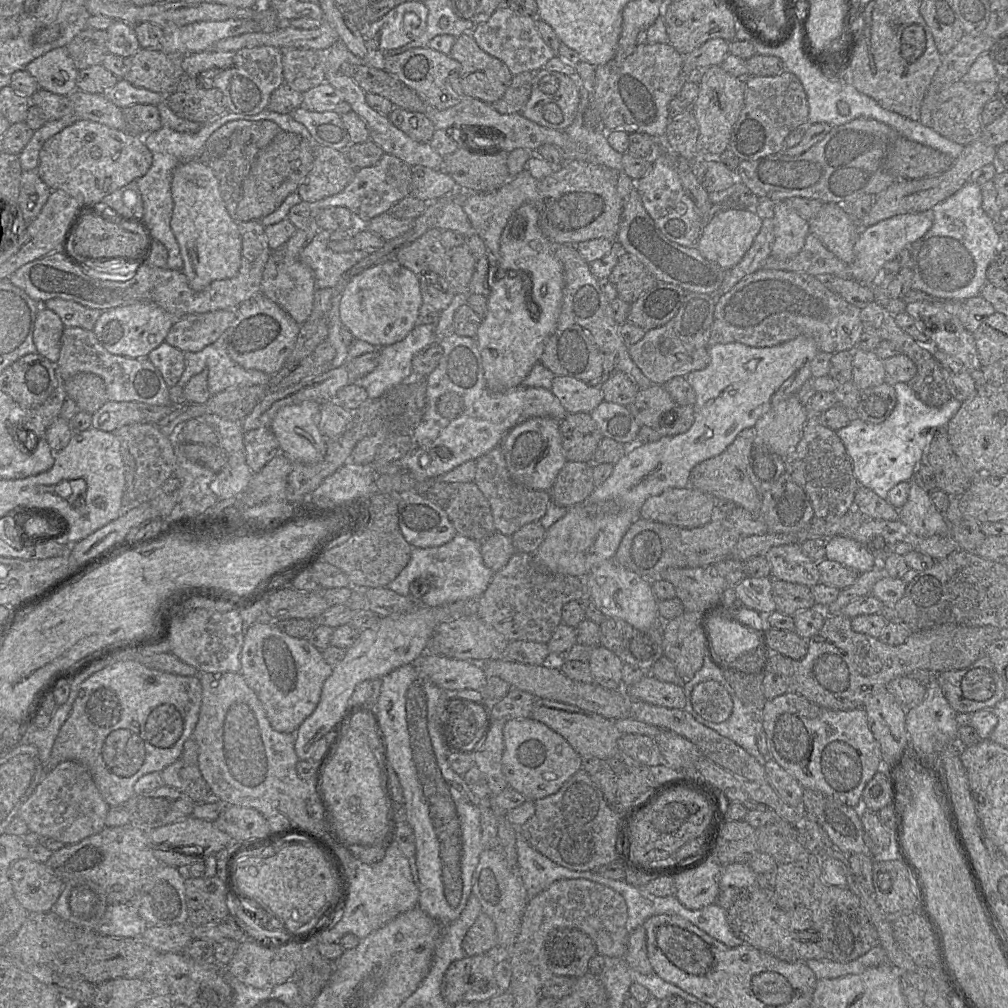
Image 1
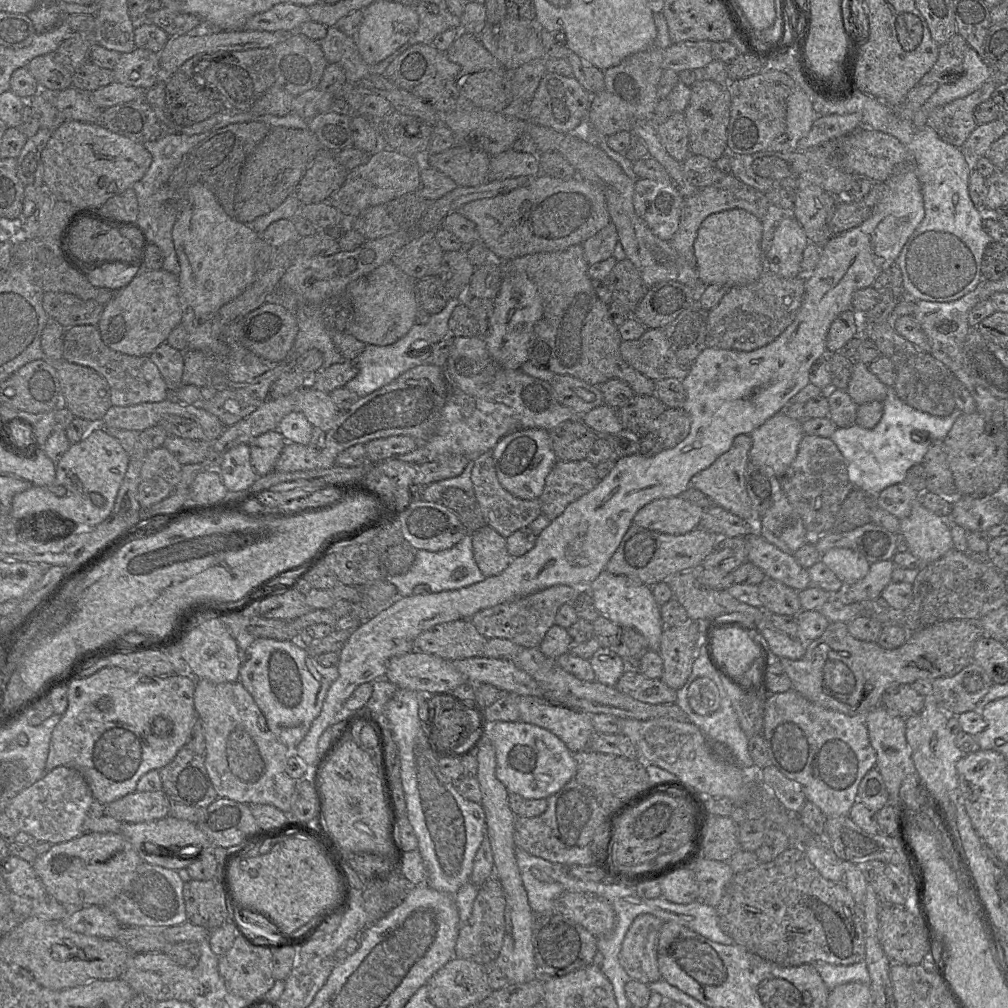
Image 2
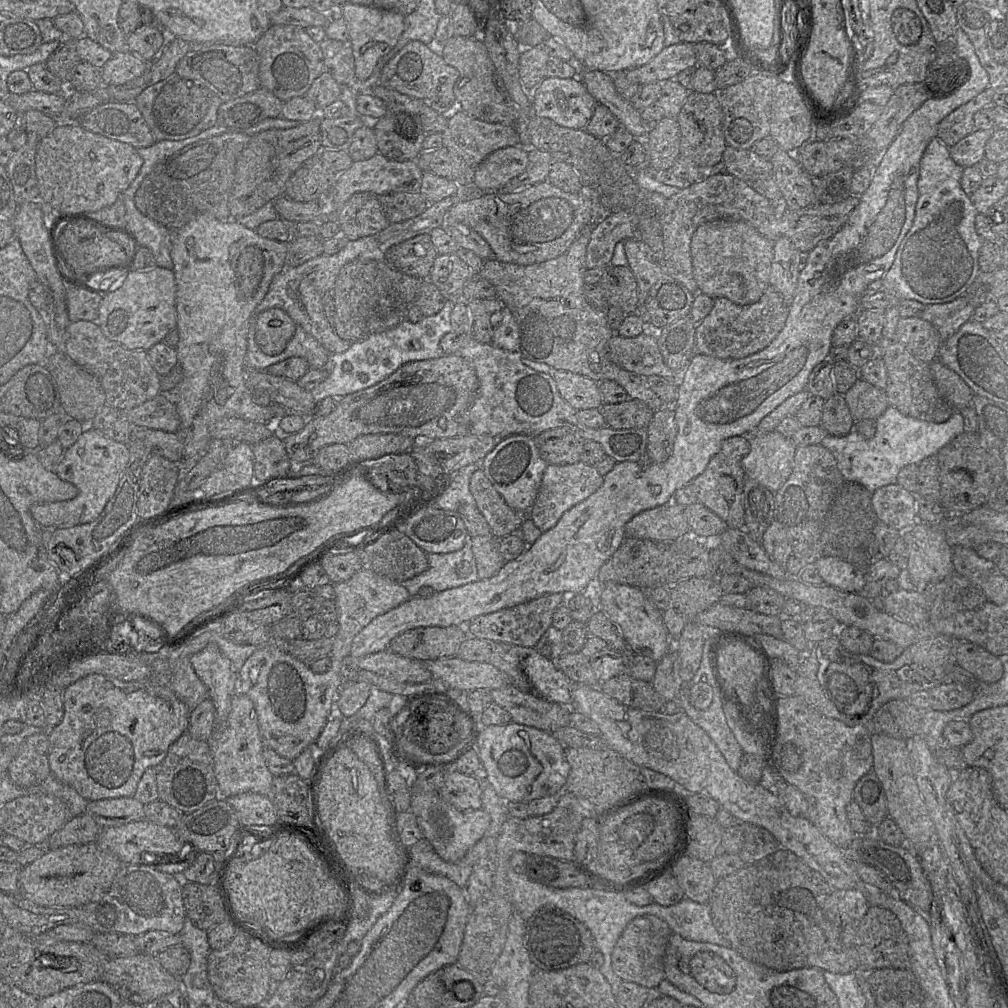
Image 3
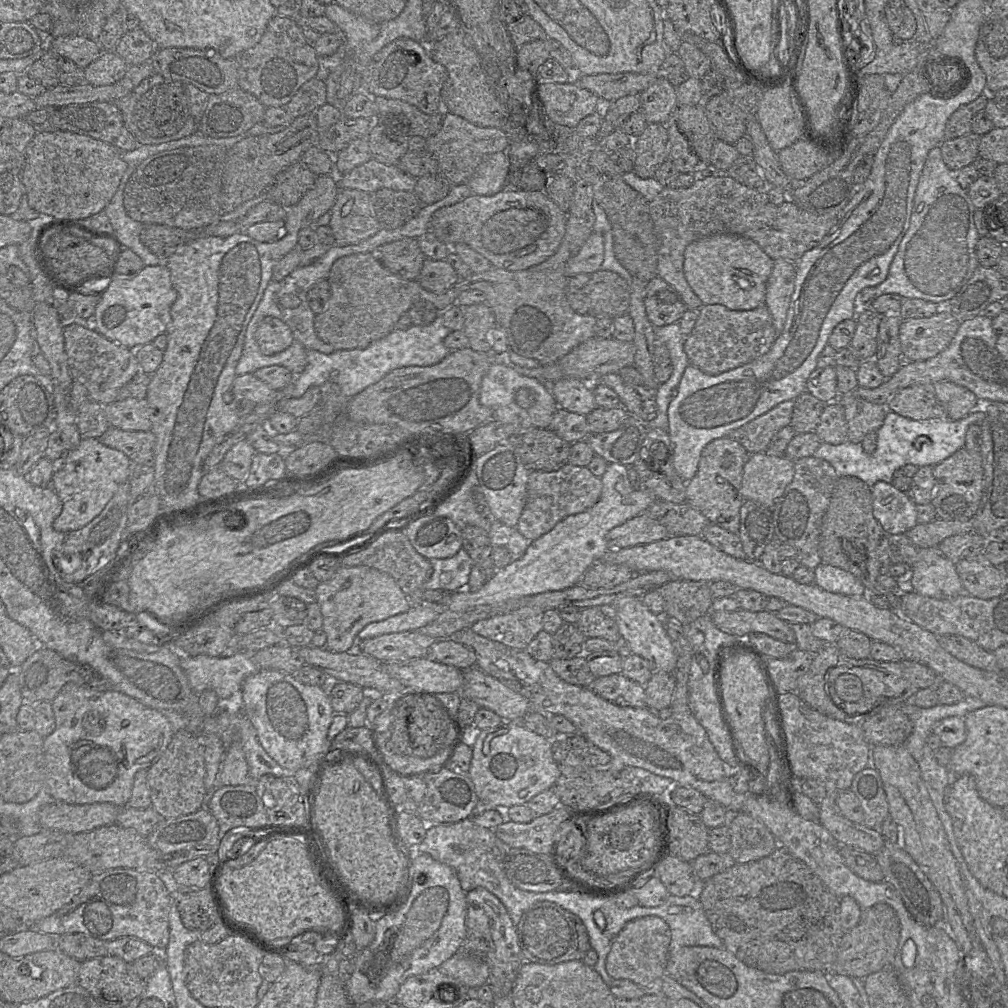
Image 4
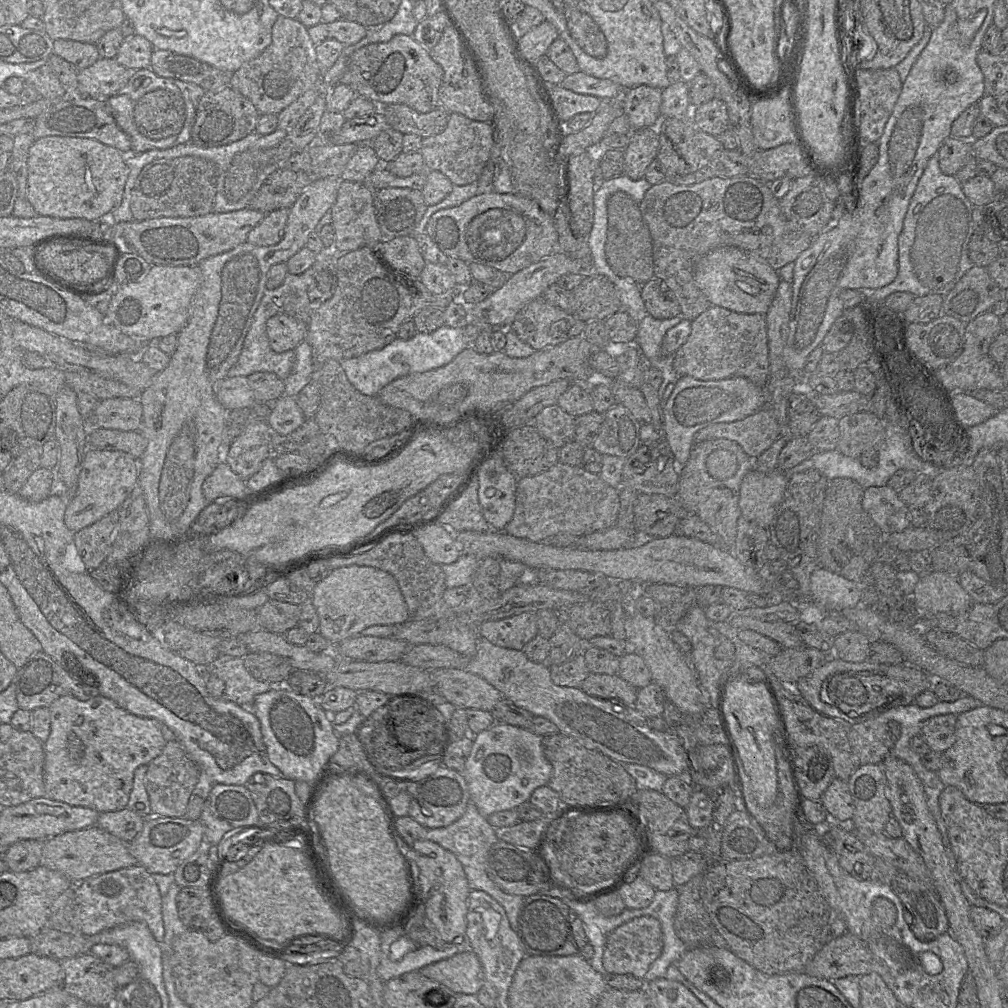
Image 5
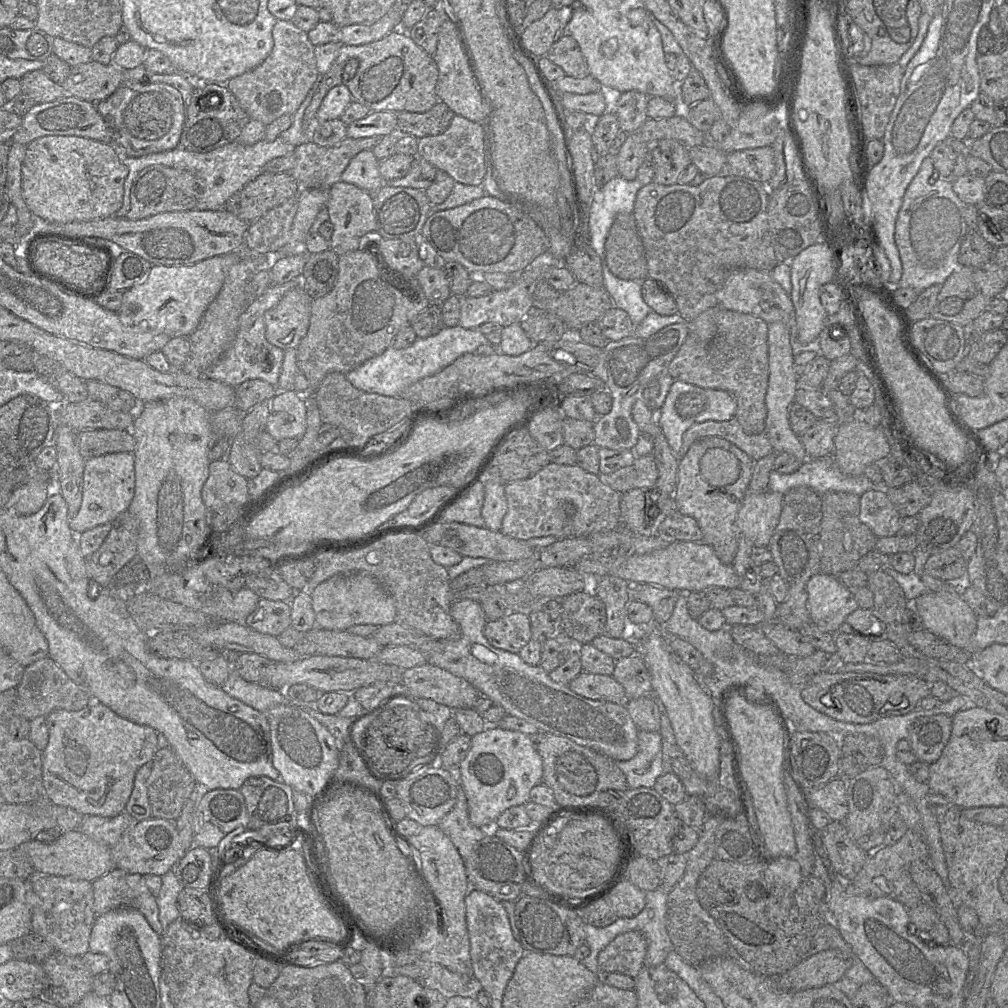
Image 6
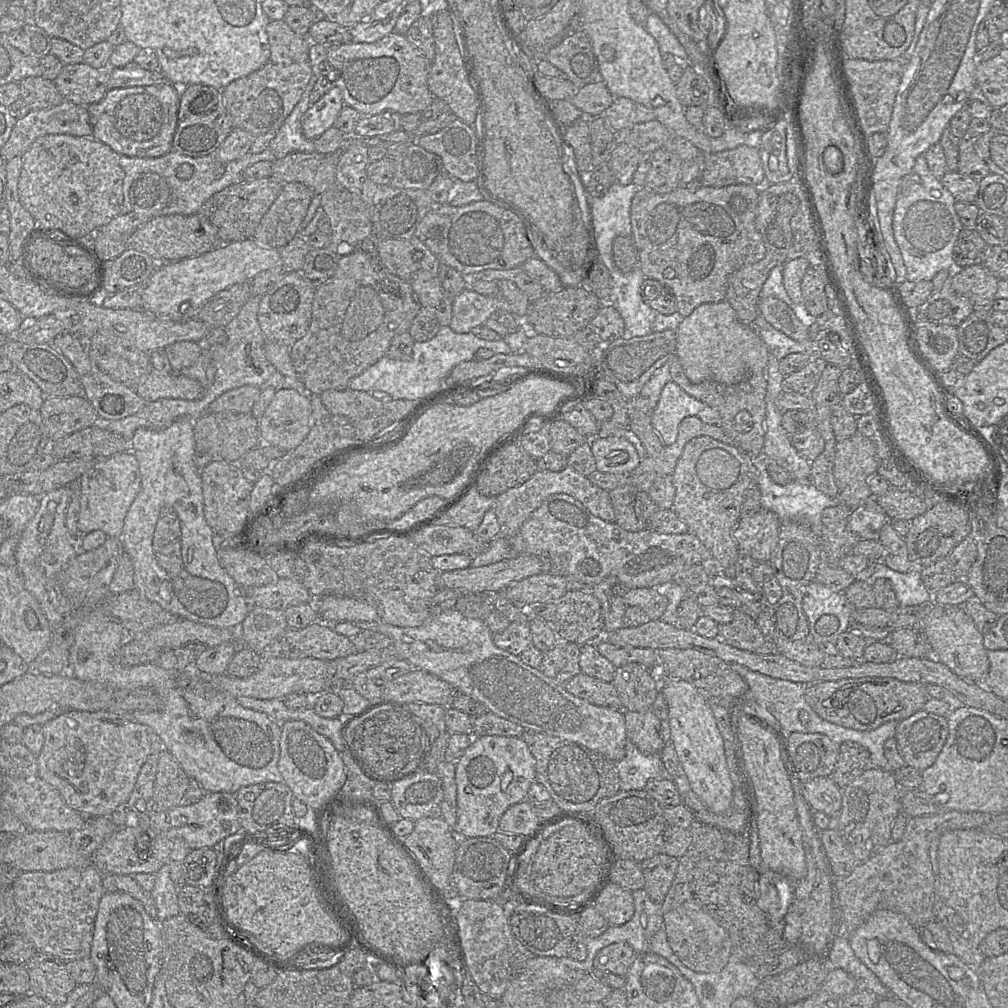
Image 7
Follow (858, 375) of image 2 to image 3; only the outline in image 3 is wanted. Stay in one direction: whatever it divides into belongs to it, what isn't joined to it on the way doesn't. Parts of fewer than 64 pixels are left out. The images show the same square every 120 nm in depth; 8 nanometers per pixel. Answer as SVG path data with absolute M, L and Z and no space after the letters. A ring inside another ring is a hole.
M860 378L843 395L854 421L877 419L889 406L885 390Z

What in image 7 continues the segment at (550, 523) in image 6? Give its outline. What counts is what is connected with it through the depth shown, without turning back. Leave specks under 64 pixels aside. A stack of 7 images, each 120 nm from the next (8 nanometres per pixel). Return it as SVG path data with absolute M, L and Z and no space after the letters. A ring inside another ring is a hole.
M567 466L562 471L549 470L536 471L529 480L523 484L510 488L494 499L494 511L500 525L501 536L511 538L519 533L522 524L527 520L542 502L553 494L564 493L579 500L594 516L612 523L615 522L614 509L612 507L609 491L592 484L590 480L572 467Z

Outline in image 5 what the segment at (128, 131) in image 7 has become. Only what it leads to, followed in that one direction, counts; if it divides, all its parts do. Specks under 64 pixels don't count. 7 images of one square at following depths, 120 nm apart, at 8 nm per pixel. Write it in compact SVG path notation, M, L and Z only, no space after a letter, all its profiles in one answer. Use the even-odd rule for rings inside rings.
M156 89L136 102L133 117L139 133L149 139L161 140L178 135L185 121L184 100L181 95Z

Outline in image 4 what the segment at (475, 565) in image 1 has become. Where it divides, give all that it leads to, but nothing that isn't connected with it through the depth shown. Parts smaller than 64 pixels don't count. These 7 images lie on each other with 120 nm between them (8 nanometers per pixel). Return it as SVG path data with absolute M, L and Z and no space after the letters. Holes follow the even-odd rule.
M463 547L453 557L428 560L433 567L433 573L423 584L423 591L443 589L456 592L467 587L474 563Z

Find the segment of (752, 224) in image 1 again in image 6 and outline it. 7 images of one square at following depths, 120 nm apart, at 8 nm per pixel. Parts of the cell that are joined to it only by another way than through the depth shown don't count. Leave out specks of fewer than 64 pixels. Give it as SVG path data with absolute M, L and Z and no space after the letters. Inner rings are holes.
M753 268L735 269L716 293L719 308L751 314L767 323L782 322L794 328L795 309L790 295L772 278L770 271Z

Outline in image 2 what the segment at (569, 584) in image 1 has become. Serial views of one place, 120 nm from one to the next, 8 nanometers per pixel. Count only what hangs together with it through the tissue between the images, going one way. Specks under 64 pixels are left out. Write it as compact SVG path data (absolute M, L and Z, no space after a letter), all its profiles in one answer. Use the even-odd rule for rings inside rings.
M556 585L519 599L498 604L474 614L470 621L486 639L507 639L521 647L539 647L547 631L555 625L558 609L573 602L580 588Z

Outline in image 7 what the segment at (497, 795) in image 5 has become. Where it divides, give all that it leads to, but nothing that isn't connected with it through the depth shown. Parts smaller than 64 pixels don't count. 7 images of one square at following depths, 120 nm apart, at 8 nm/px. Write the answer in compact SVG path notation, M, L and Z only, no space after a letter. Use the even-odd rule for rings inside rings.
M485 735L480 737L473 737L472 743L466 748L463 755L459 758L455 765L455 782L457 786L457 821L453 831L458 837L476 837L476 836L492 836L499 830L499 822L505 811L518 802L527 799L527 794L530 786L536 781L536 760L528 748L528 745L521 737L495 736Z

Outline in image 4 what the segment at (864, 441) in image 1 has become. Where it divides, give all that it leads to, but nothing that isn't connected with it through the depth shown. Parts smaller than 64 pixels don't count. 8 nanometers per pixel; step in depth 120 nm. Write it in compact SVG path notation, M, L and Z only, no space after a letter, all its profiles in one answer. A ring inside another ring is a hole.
M982 404L959 420L950 418L913 420L888 410L883 424L876 431L877 447L873 453L865 452L861 443L847 440L838 445L822 442L813 456L829 462L838 477L856 476L872 488L878 481L891 483L894 472L907 464L922 467L926 465L935 466L942 462L965 446L968 427L972 424L981 425L985 417L986 404Z

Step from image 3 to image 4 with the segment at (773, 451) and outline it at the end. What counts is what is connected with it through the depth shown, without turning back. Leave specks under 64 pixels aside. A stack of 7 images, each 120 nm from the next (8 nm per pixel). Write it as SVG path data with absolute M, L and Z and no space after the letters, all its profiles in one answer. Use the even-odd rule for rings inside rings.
M766 451L751 454L744 465L741 493L743 499L753 500L764 506L772 507L782 495L794 475L794 461L785 455L774 456Z

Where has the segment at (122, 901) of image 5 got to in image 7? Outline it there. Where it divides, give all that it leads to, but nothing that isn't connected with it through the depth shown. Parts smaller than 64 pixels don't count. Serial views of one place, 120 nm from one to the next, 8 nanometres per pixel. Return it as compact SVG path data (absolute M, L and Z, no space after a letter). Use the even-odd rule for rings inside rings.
M123 874L103 875L102 883L105 893L124 892L129 894L141 902L153 920L157 920L157 908L151 892L143 889L132 876Z

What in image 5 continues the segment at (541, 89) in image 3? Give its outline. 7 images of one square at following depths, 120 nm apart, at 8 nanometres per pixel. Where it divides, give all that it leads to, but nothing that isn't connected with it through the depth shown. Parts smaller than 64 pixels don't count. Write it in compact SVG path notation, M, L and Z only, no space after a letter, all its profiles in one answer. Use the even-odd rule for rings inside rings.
M550 85L550 94L554 107L563 125L580 113L595 113L603 104L596 96L579 94L561 85Z

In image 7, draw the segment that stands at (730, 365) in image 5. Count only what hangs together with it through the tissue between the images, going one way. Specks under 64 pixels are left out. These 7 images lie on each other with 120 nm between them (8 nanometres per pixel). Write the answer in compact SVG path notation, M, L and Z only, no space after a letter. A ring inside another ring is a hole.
M676 356L671 358L671 381L680 386L690 396L716 409L720 416L719 426L741 451L755 458L762 458L765 436L766 371L751 371L746 379L737 384L723 384L710 380L695 384L685 375L678 358Z

